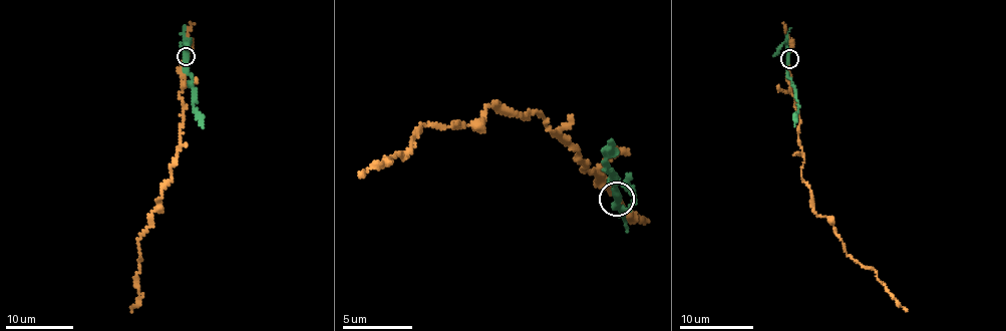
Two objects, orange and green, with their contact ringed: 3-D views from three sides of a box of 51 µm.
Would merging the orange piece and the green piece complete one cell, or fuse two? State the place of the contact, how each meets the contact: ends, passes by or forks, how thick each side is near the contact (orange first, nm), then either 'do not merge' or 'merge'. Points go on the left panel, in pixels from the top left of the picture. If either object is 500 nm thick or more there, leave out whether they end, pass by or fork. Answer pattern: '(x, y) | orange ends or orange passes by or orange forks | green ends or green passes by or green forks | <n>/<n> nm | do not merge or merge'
(186, 56) | orange passes by | green passes by | 160/180 nm | do not merge

